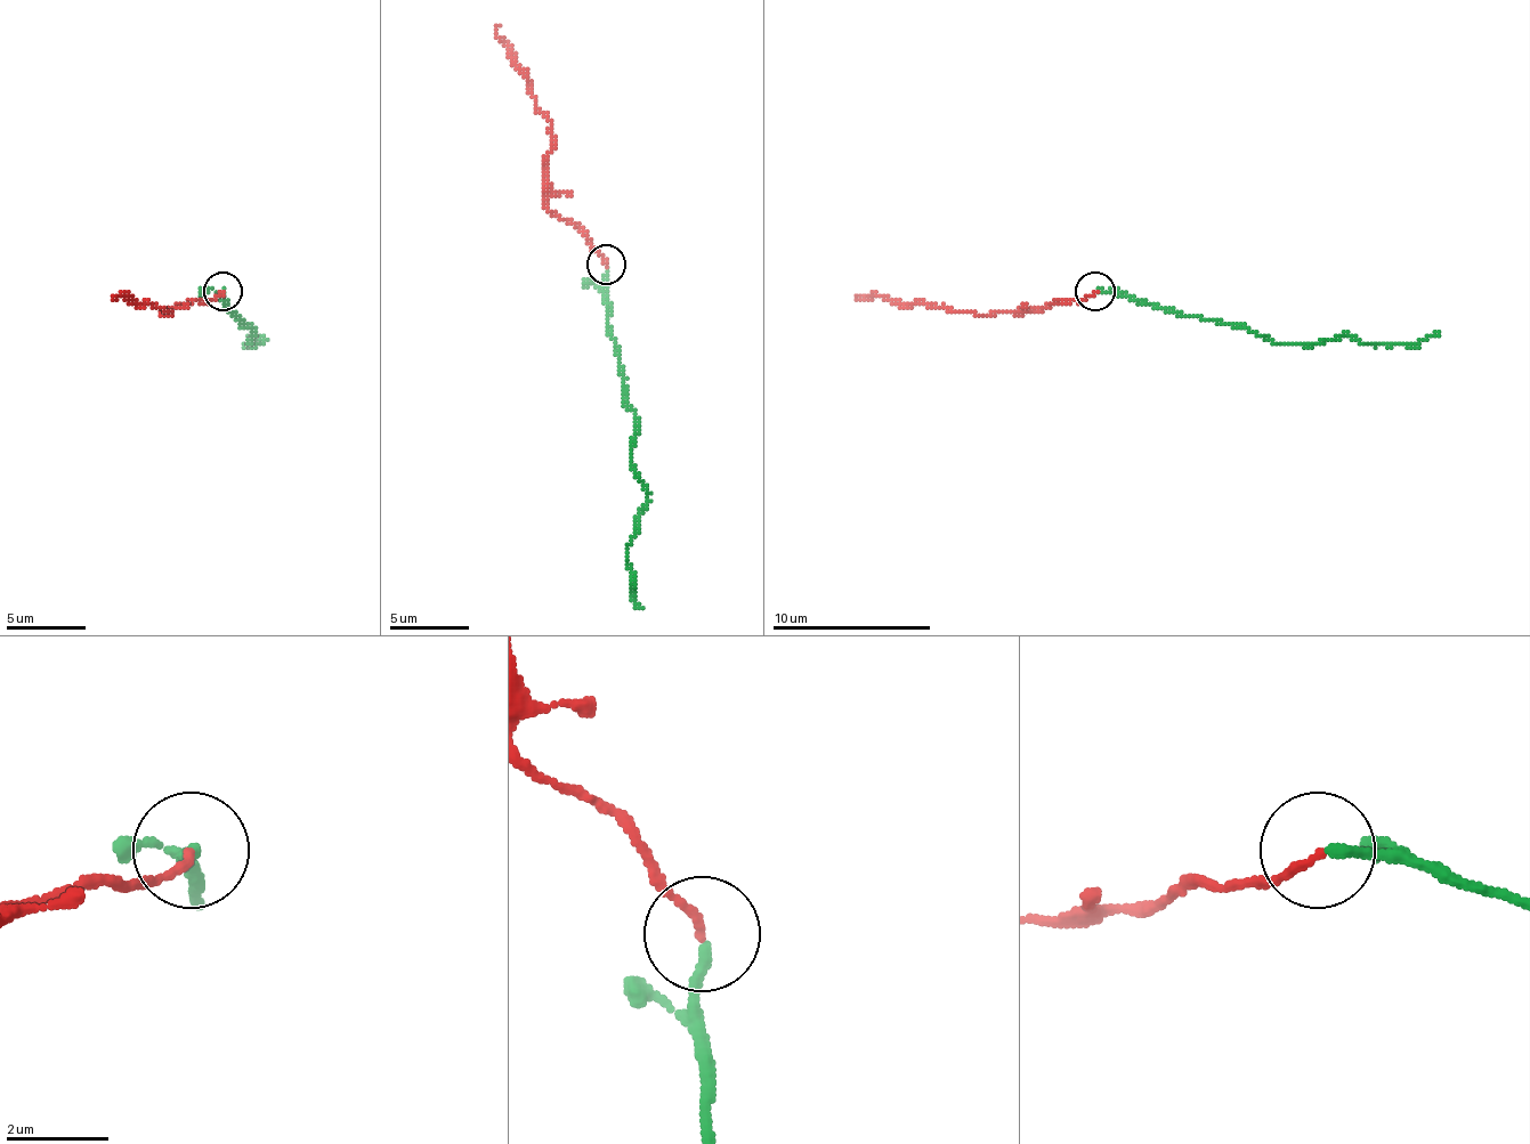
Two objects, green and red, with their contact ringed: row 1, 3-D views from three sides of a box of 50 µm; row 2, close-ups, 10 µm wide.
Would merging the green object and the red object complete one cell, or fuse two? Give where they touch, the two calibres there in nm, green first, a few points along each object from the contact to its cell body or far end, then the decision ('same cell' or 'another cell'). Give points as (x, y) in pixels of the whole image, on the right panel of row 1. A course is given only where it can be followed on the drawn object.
at (1095, 291); 200 nm thick on the green side, 150 nm on the other; green runs (1098, 292), (1133, 295), (1248, 327), (1276, 343), (1340, 339), (1348, 335), (1399, 343), (1439, 335); red runs (1094, 292), (1038, 308), (990, 316), (856, 295); same cell

